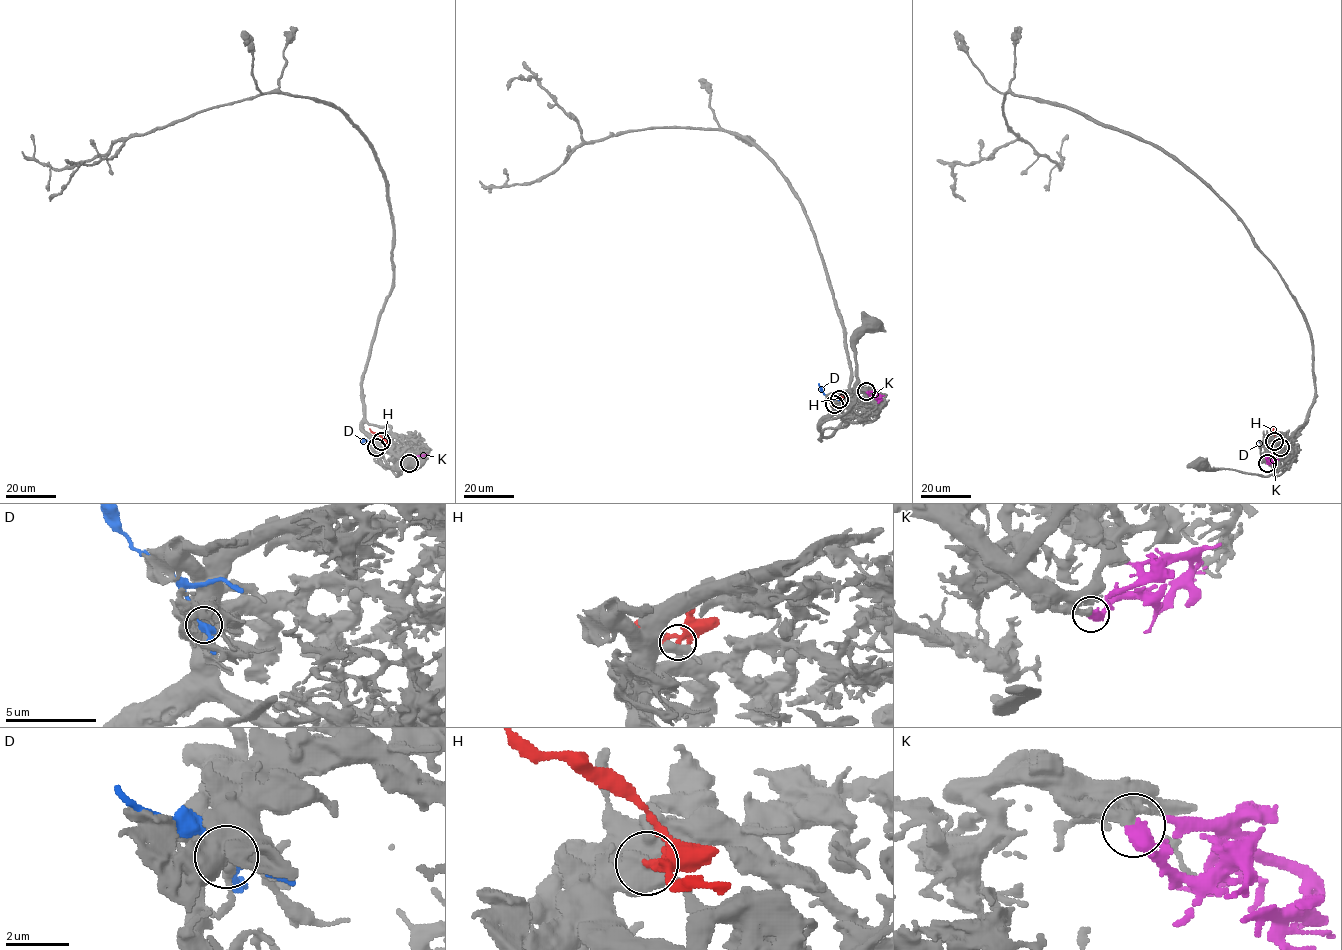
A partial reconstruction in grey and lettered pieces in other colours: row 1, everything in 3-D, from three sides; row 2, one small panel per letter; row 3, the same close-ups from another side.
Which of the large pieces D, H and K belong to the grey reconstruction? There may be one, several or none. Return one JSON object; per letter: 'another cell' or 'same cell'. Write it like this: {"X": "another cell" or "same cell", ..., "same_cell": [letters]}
{"D": "another cell", "H": "another cell", "K": "same cell", "same_cell": ["K"]}

